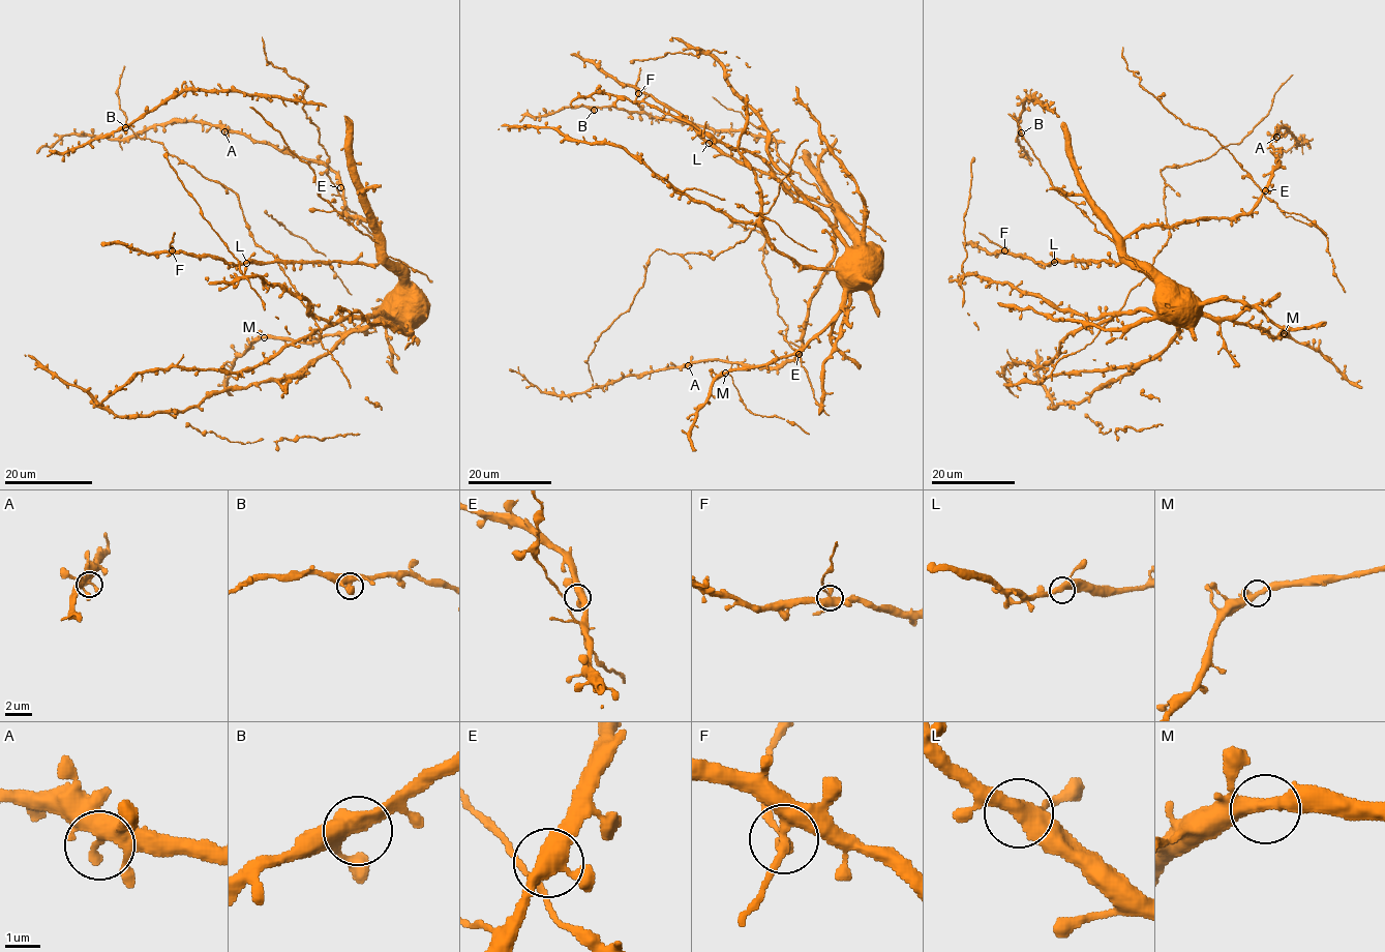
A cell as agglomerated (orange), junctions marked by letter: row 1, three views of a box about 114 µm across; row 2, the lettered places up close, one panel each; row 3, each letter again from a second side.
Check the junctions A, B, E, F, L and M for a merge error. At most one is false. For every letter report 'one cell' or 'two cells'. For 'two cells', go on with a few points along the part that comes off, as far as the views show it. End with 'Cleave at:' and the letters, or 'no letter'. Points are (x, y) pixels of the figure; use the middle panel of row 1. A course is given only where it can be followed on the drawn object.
A: one cell
B: one cell
E: one cell
F: two cells; foreign part runs (638, 93), (636, 85), (640, 67)
L: one cell
M: one cell
Cleave at: F

